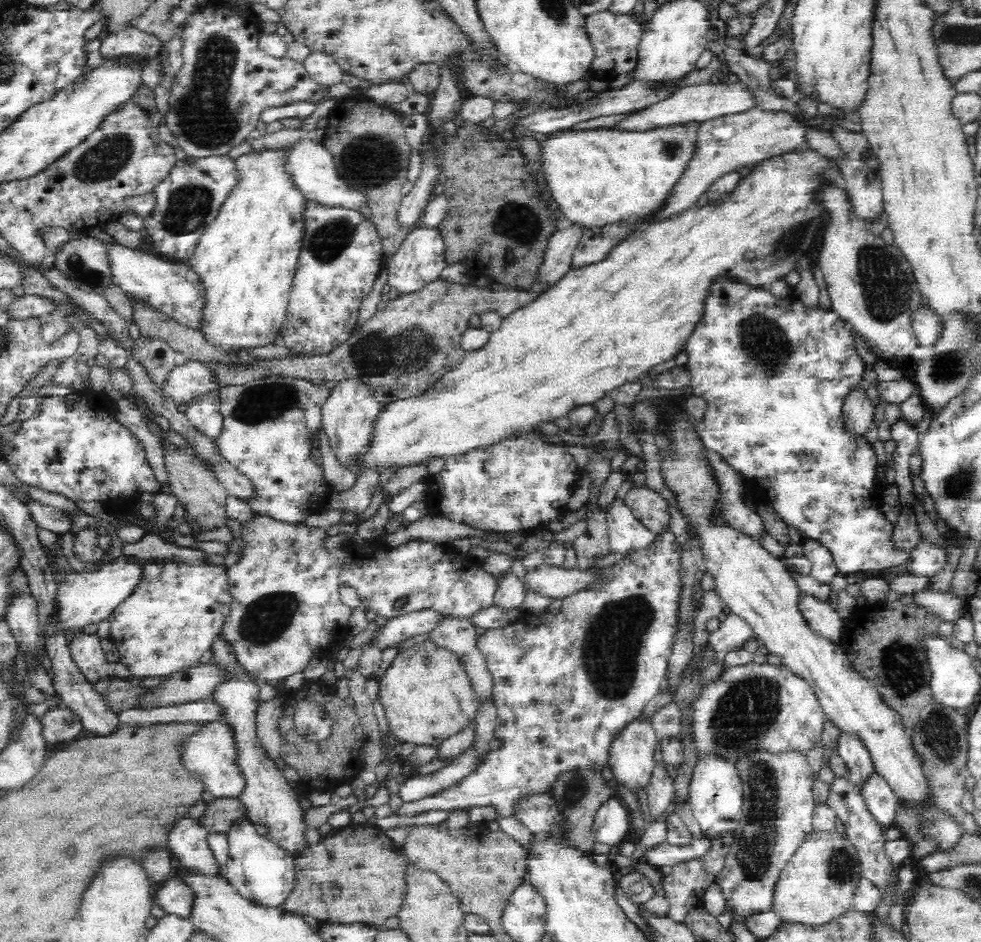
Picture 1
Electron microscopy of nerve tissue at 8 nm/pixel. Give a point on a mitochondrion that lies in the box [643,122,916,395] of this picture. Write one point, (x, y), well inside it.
(762, 338)

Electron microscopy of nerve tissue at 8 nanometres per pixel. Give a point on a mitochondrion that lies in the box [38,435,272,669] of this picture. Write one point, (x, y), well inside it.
(101, 541)

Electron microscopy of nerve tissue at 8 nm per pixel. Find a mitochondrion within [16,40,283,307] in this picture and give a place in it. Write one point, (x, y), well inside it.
(108, 157)

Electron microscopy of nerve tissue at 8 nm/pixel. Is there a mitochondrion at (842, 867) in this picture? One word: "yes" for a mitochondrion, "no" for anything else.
yes

